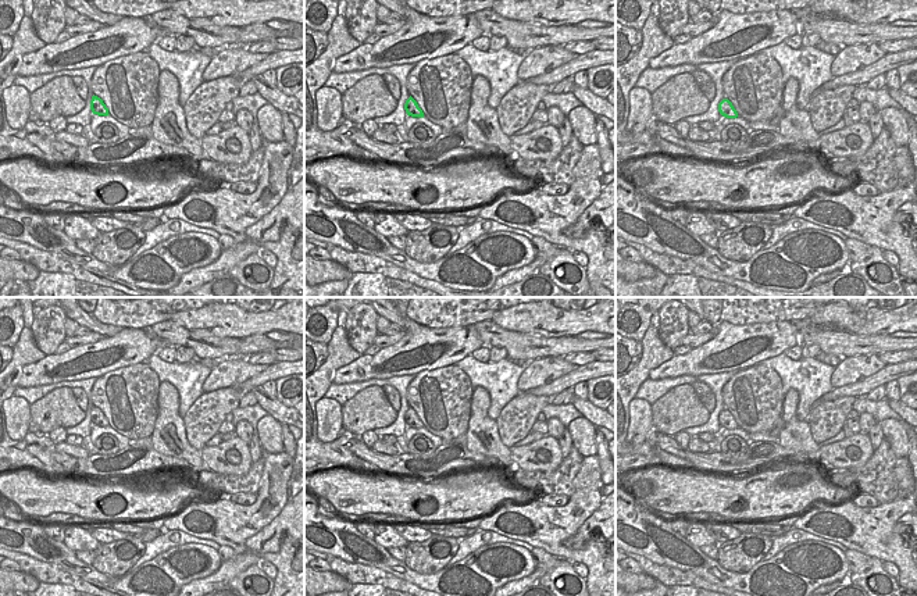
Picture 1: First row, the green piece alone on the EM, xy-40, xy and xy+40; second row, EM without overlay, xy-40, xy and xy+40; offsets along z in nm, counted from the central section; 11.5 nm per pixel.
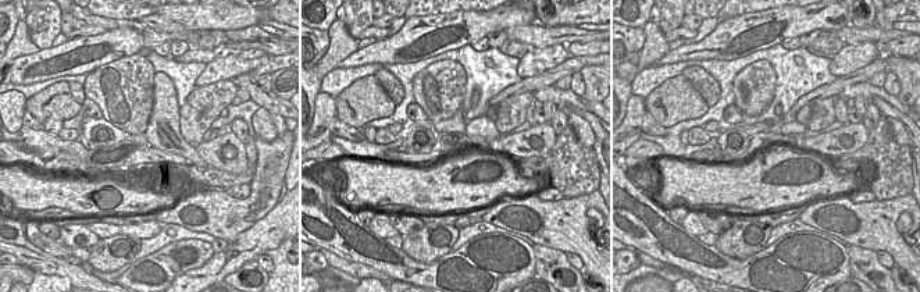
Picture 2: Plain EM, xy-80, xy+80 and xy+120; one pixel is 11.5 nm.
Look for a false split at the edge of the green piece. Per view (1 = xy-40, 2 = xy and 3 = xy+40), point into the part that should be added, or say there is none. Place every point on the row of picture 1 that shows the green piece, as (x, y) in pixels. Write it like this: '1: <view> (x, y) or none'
1: none
2: none
3: none

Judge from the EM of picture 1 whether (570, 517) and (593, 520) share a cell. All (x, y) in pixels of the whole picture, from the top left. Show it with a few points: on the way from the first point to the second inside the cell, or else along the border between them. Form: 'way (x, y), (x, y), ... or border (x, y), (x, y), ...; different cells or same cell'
border (600, 502), (563, 542); different cells

